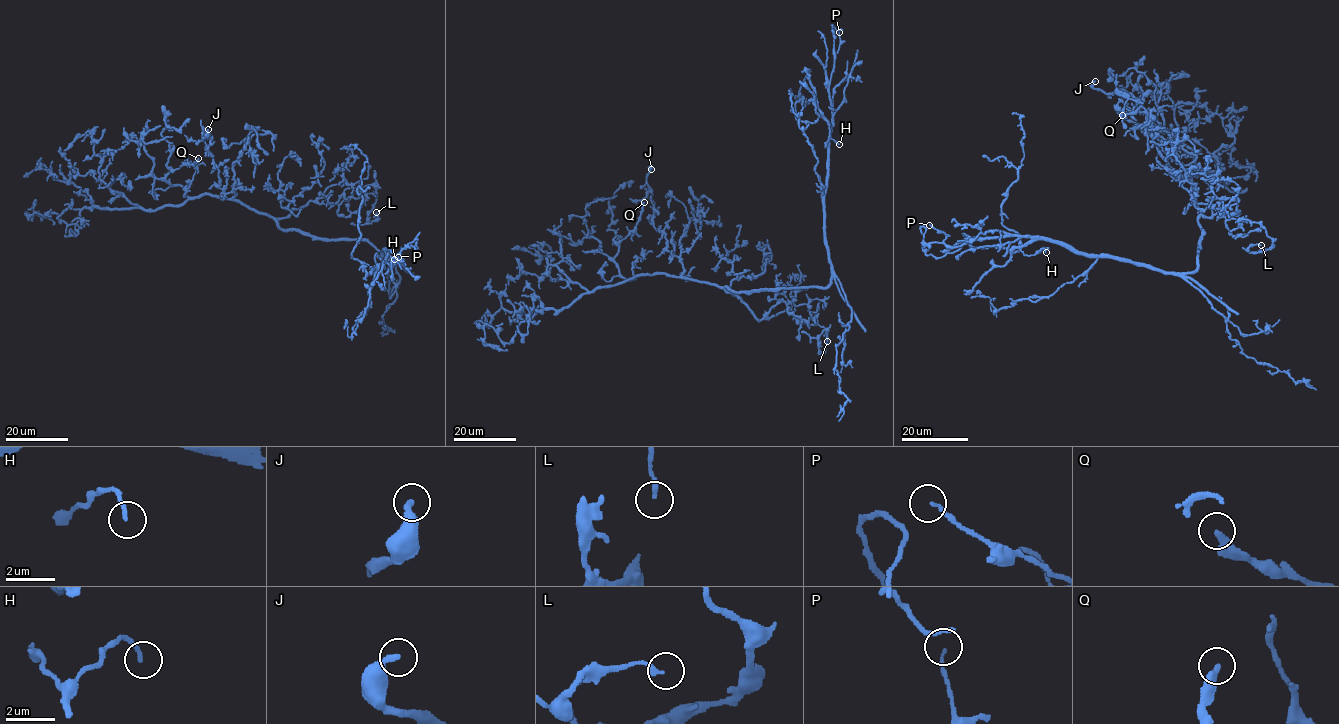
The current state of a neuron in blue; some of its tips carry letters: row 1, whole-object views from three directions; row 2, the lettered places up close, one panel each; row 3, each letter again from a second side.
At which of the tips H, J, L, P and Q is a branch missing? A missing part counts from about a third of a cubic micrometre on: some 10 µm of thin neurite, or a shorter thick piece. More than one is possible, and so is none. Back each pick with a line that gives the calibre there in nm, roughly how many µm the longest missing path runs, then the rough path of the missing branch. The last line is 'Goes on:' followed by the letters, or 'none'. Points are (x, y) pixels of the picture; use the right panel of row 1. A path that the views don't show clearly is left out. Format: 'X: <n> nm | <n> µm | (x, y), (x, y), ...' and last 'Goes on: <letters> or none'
Goes on: none

